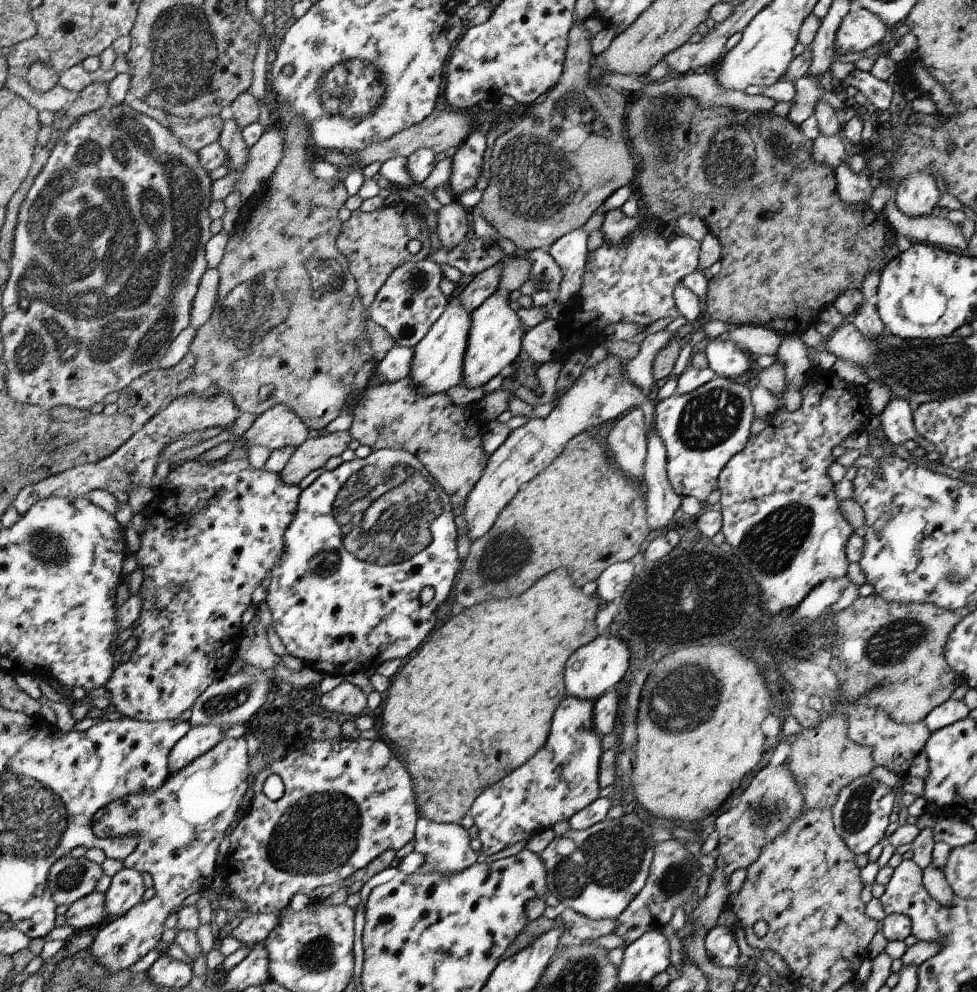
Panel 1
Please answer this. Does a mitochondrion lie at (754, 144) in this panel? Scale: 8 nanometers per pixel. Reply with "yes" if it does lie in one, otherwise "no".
yes

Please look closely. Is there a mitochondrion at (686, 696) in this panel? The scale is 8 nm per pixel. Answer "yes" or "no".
yes

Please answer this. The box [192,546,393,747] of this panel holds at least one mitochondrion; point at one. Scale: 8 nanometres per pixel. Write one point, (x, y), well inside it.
(215, 706)

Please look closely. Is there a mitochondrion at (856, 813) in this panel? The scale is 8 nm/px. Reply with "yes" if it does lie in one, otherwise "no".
yes

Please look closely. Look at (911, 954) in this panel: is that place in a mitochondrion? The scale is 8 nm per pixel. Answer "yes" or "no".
no

